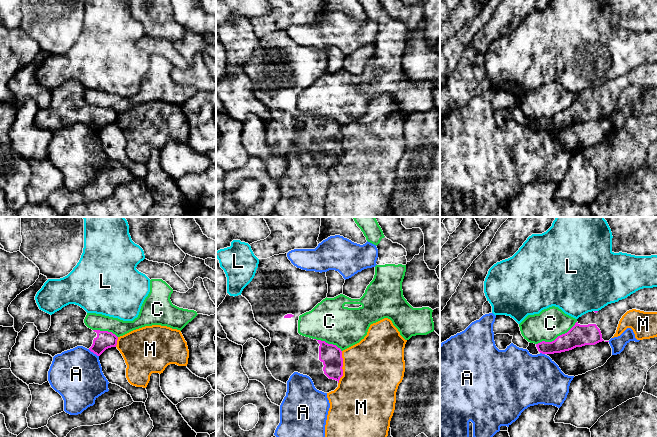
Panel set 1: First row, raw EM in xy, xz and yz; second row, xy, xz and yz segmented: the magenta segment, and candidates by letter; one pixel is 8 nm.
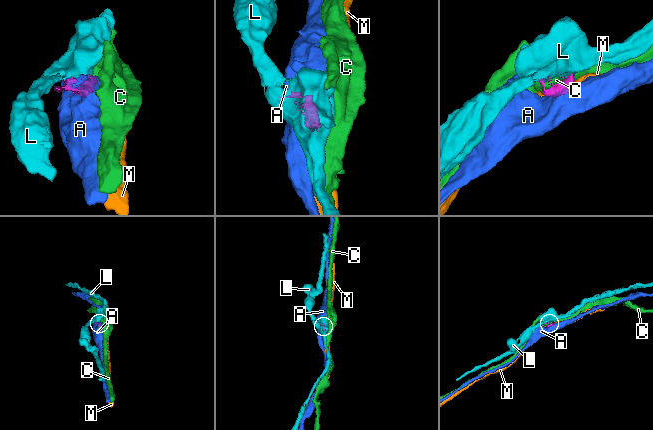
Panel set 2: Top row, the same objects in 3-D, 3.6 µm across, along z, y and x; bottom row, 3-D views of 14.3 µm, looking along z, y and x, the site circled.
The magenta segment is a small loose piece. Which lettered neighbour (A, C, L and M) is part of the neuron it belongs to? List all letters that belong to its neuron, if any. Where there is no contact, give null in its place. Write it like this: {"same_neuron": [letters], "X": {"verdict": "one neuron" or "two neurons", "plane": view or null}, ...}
{"same_neuron": [], "A": {"verdict": "two neurons", "plane": "xy"}, "C": {"verdict": "two neurons", "plane": "yz"}, "L": {"verdict": "two neurons", "plane": "yz"}, "M": {"verdict": "two neurons", "plane": "xz"}}

